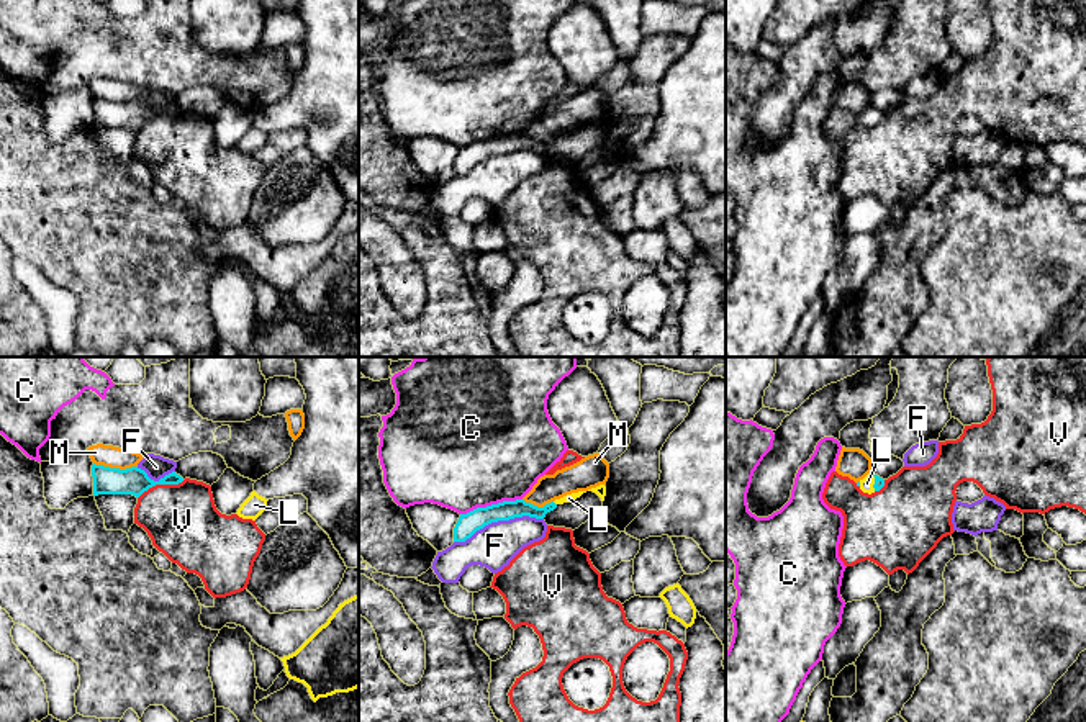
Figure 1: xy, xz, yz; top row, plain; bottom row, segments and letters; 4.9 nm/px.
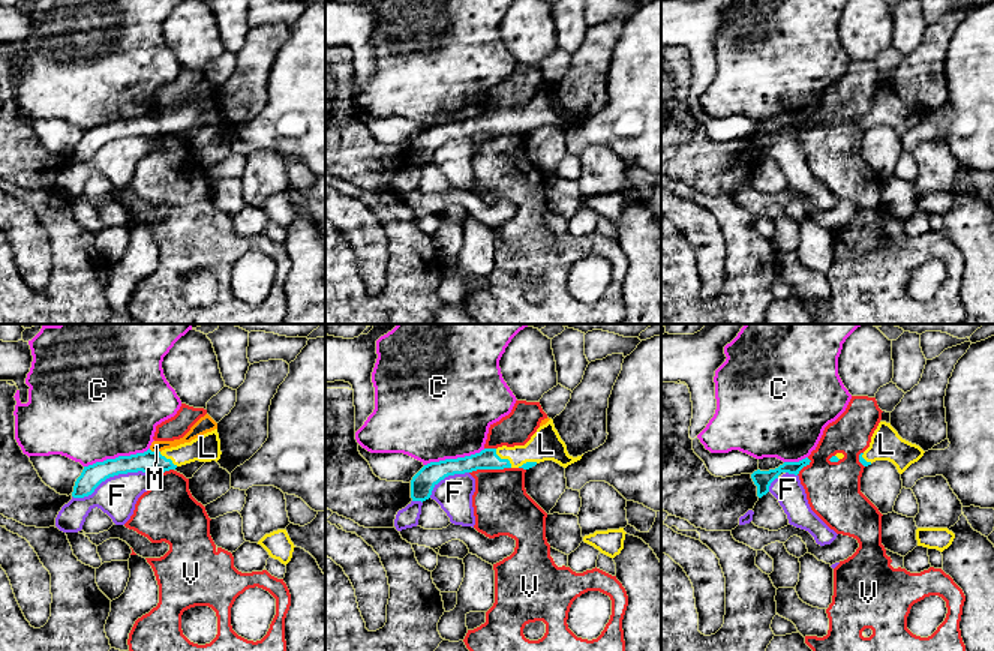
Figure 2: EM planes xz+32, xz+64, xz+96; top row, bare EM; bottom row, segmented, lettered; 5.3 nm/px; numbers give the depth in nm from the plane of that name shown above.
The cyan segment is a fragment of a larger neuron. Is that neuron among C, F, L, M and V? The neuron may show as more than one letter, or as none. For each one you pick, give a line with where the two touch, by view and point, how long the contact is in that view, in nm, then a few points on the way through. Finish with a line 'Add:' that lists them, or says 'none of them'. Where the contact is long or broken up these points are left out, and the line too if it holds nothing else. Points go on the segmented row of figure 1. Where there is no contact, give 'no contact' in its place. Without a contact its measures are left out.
L: contact xz (554, 503); length 30 nm; way xz (508, 509), (546, 509), (554, 503), (569, 498)
Add: L

